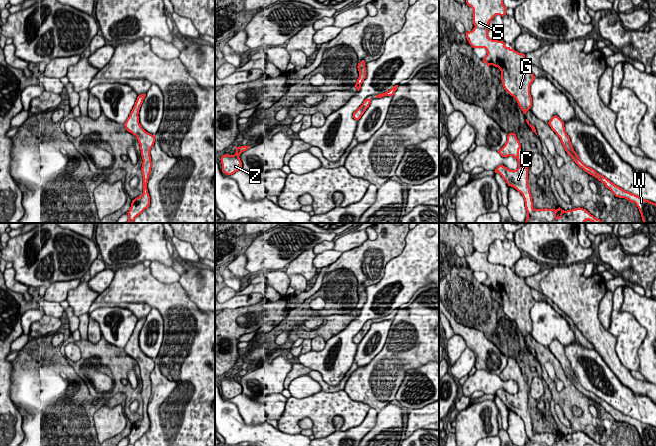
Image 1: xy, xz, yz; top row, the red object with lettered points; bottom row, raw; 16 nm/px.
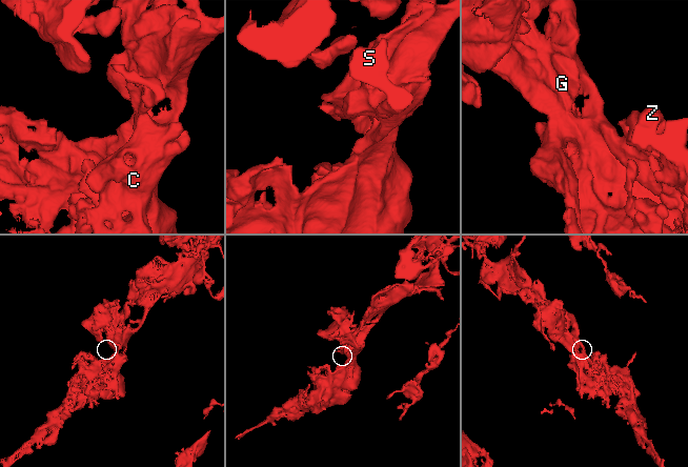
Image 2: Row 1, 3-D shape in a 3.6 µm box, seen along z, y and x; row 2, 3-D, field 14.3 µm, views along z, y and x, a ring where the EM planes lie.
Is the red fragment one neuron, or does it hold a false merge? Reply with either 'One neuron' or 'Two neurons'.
One neuron

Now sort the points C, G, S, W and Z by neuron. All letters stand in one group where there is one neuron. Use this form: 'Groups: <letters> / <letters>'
Groups: C G S W Z

